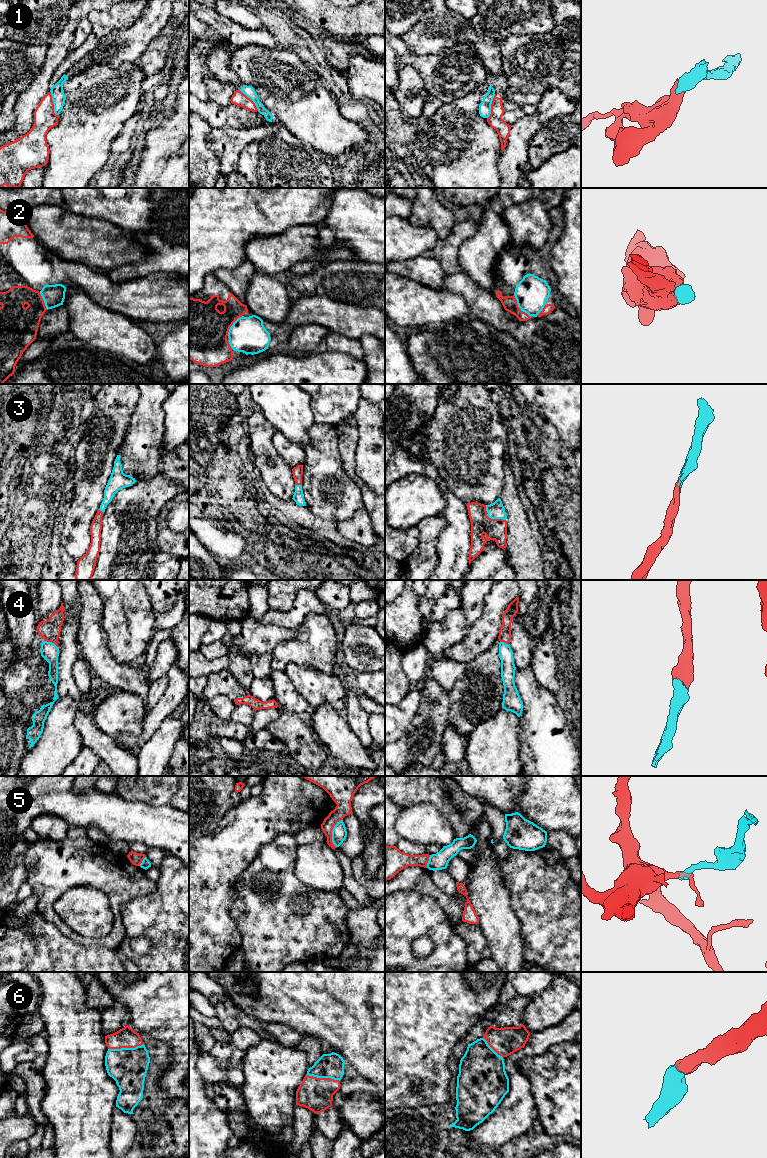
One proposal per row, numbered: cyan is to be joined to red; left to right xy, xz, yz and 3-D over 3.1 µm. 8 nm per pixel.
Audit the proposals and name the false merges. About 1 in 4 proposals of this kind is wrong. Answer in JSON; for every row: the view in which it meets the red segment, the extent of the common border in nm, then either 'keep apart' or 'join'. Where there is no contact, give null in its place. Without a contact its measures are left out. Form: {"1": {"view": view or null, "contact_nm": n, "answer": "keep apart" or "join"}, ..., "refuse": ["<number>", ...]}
{"1": {"view": "xy", "contact_nm": 220, "answer": "keep apart"}, "2": {"view": "yz", "contact_nm": 220, "answer": "join"}, "3": {"view": "yz", "contact_nm": 200, "answer": "join"}, "4": {"view": "xy", "contact_nm": 130, "answer": "join"}, "5": {"view": "xz", "contact_nm": 240, "answer": "keep apart"}, "6": {"view": "xy", "contact_nm": 300, "answer": "join"}, "refuse": ["1", "5"]}

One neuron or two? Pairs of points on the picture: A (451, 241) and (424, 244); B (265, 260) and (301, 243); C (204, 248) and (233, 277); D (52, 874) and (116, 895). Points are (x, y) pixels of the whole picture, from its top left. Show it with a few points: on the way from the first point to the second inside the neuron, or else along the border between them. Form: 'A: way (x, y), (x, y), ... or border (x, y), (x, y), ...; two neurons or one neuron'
A: border (438, 238), (435, 245), (423, 254); two neurons
B: way (274, 254), (278, 254), (292, 246); one neuron
C: border (246, 258), (234, 268), (218, 268), (212, 273); two neurons
D: way (68, 875), (96, 875), (100, 879); one neuron

